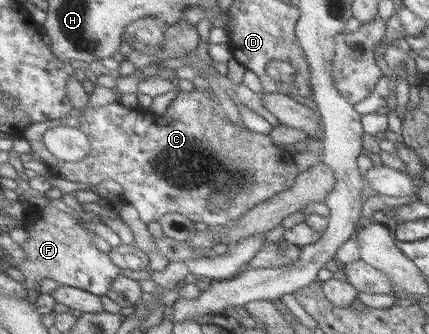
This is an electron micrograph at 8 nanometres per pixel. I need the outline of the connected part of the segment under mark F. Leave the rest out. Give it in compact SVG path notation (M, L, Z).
M48 203L43 207L27 204L22 216L21 228L27 237L19 243L22 262L18 270L23 275L26 289L38 289L41 279L53 279L59 286L74 287L100 296L106 295L111 282L121 276L121 269L109 259L107 253L93 245L90 231L79 225L80 218L60 212Z

